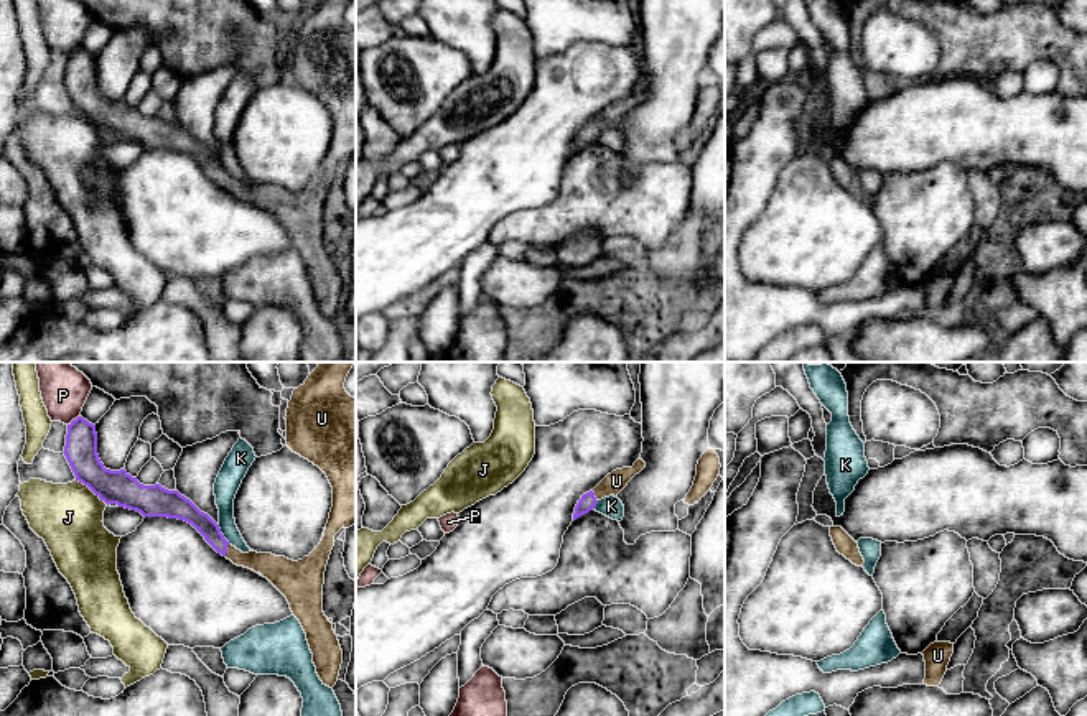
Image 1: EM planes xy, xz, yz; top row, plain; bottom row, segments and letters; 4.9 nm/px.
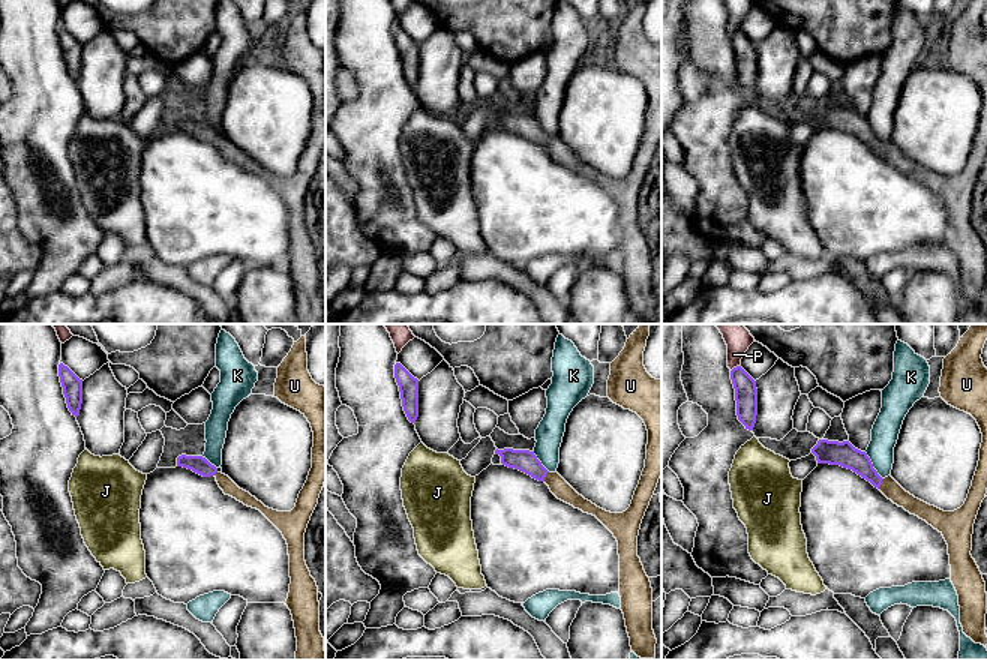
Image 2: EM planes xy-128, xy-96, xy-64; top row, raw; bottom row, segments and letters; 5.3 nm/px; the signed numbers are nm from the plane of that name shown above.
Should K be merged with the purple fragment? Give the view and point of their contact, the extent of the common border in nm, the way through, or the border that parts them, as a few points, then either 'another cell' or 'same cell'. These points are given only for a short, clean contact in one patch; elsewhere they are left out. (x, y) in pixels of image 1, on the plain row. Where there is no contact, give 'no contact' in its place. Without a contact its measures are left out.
contact xy (221, 165); length 120 nm; border xy (216, 155), (229, 175); another cell

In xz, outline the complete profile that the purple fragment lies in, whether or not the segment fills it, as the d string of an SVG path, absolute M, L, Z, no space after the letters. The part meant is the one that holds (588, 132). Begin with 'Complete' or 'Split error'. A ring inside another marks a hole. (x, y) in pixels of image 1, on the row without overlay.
Split error. M639 89L632 99L616 100L608 105L593 122L581 127L575 138L573 151L593 142L598 132L609 127L616 128L644 99L646 94Z

